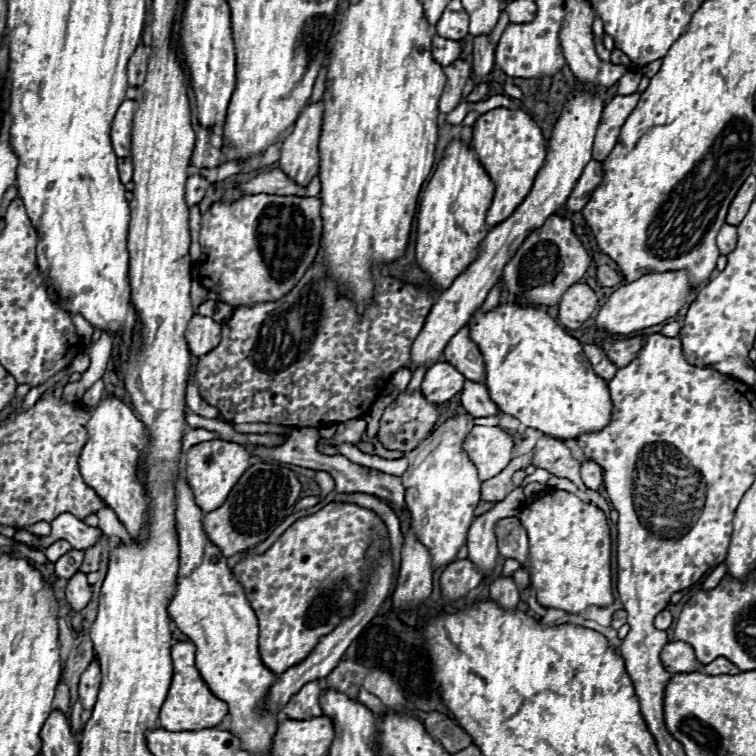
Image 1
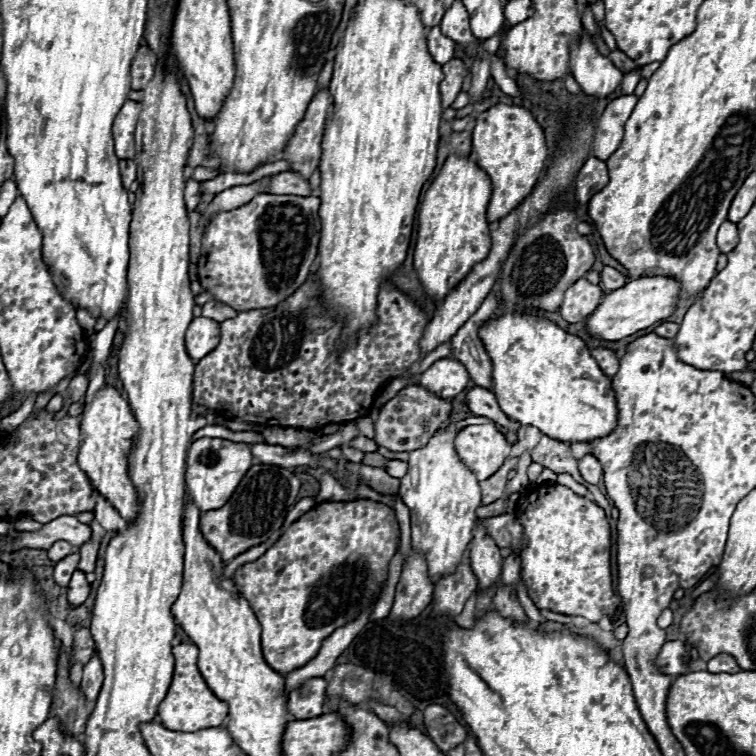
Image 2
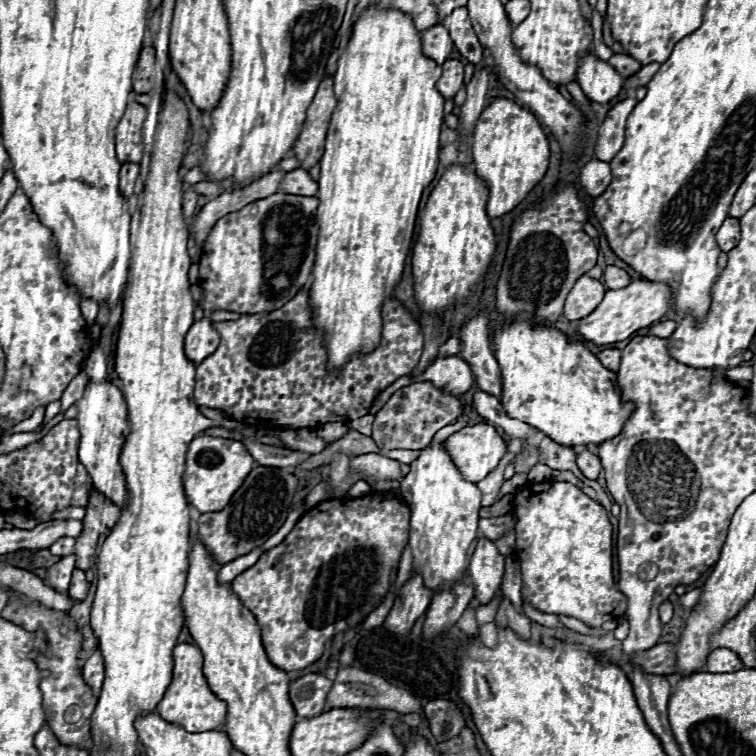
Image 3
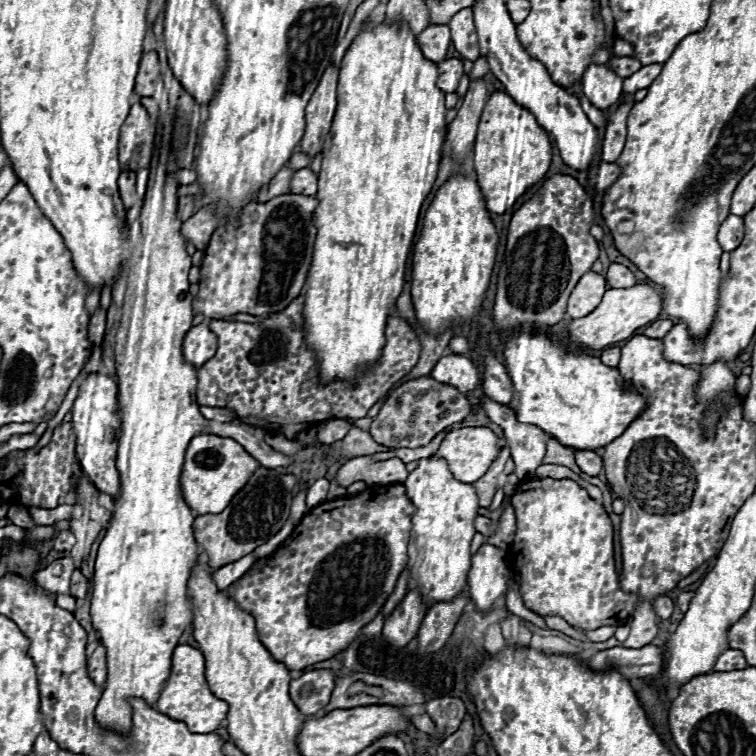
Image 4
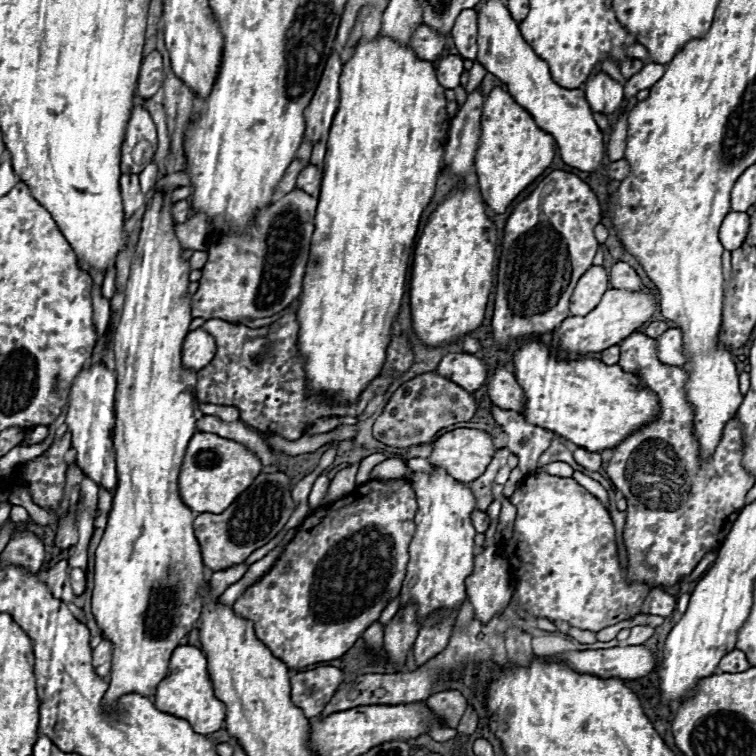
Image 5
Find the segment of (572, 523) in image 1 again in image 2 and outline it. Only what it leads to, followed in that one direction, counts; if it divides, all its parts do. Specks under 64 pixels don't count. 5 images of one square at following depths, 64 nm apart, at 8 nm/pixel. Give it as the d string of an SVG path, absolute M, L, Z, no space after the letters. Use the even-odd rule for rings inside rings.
M542 484L542 486L534 486L534 490L526 492L524 496L528 496L528 498L524 498L524 500L518 504L518 522L520 522L522 530L524 530L524 538L528 540L526 548L524 548L522 554L520 554L520 558L522 558L522 580L524 580L524 584L526 584L528 596L534 600L534 604L536 604L538 608L542 608L542 610L550 610L550 612L558 612L558 614L584 616L584 618L588 618L590 622L598 622L602 616L614 614L614 612L618 610L620 596L618 596L618 594L614 592L614 588L612 588L612 574L610 574L610 524L608 524L608 518L606 518L604 510L602 510L598 504L586 500L584 496L578 496L576 492L572 492L570 488L566 488L566 486L562 486L562 484Z

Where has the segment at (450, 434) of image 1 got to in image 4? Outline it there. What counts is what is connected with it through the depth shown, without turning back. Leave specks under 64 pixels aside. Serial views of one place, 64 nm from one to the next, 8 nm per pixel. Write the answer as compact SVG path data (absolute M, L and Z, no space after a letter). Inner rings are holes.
M422 458L418 468L410 472L410 476L404 482L408 496L412 498L416 512L412 516L412 536L408 544L408 588L406 590L418 590L424 598L426 608L434 606L436 602L450 602L458 598L464 592L466 586L466 574L472 566L470 558L470 542L476 534L474 518L478 516L478 496L472 484L458 482L452 472L448 470L446 460L442 458Z

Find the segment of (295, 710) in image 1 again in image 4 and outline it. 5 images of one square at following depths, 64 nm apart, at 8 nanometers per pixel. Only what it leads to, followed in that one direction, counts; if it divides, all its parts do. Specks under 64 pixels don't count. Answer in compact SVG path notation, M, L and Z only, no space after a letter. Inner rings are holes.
M330 668L310 670L290 682L290 698L300 708L302 714L310 716L320 712L328 704L334 684L336 684L334 670Z

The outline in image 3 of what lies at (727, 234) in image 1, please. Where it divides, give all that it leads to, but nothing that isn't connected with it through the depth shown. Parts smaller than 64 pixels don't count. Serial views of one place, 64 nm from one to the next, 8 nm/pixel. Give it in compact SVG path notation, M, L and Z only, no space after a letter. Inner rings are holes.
M726 218L724 224L720 226L718 234L716 234L718 246L722 252L732 250L732 246L736 246L736 242L740 242L740 222L738 218Z

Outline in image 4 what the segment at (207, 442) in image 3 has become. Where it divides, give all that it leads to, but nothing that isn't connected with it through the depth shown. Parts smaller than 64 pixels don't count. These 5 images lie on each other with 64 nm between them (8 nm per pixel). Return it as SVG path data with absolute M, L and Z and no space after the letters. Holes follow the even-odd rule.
M198 434L190 440L184 468L180 474L184 500L198 514L220 514L220 510L228 506L228 502L246 486L248 478L258 468L258 460L252 458L238 442L222 440L214 434Z

